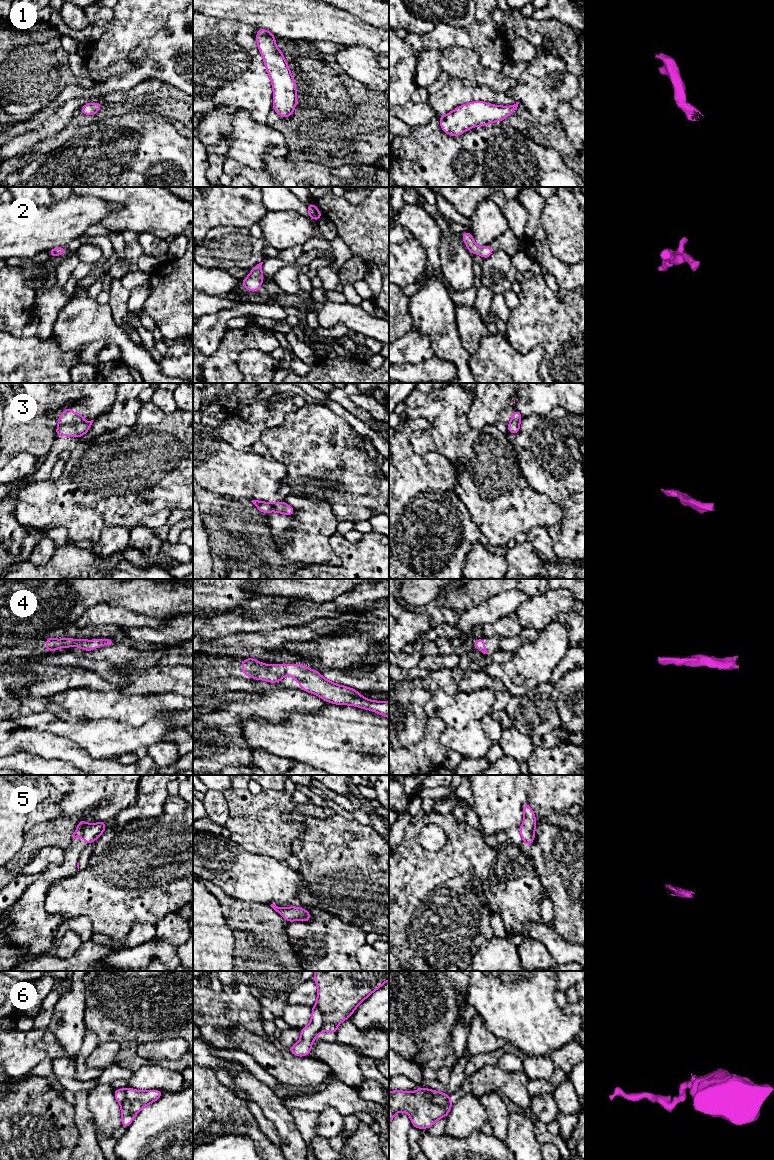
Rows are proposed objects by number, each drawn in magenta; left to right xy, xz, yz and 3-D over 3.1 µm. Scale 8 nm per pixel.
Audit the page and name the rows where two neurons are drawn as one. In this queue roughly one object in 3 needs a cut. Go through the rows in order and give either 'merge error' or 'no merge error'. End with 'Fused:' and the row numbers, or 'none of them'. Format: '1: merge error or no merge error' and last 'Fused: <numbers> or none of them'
1: no merge error
2: no merge error
3: no merge error
4: no merge error
5: no merge error
6: merge error
Fused: 6

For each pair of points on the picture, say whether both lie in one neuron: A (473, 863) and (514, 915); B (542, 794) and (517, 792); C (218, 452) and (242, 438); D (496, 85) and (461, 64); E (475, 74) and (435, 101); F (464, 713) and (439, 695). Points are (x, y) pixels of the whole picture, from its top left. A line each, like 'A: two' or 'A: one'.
A: two
B: two
C: two
D: one
E: two
F: one

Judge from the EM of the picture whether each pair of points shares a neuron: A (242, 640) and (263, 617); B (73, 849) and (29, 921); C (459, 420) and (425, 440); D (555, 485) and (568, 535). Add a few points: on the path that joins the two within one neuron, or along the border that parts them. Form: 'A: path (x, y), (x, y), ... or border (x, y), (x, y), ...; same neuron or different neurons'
A: border (271, 629), (237, 633), (225, 637); different neurons
B: path (62, 868), (55, 872), (37, 890), (31, 902); same neuron
C: path (451, 427), (442, 436), (433, 439); same neuron
D: path (567, 497), (569, 500), (569, 523); same neuron

